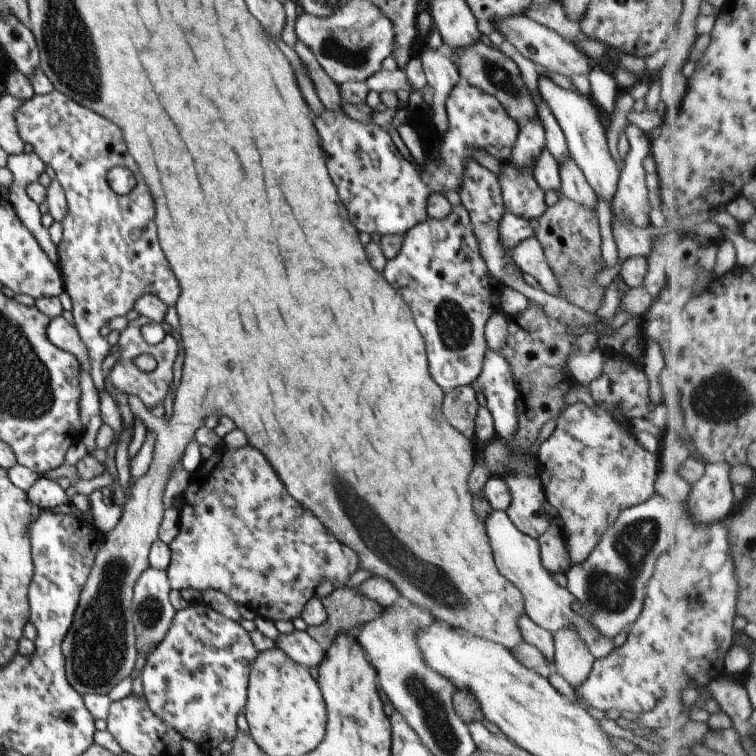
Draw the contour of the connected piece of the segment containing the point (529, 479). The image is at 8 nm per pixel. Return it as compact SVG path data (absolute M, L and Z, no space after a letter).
M520 471L510 472L503 479L512 496L507 510L510 520L522 534L538 541L550 526L548 514L544 512L547 499L539 476L526 476Z

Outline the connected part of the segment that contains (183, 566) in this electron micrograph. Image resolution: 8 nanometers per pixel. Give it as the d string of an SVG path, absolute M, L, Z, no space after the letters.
M220 443L215 452L189 475L188 487L182 493L184 506L179 511L180 532L169 544L171 550L171 561L167 568L168 582L172 589L180 591L184 588L196 588L201 593L204 590L220 590L231 598L235 603L244 604L254 611L256 616L266 618L266 620L291 620L300 617L304 607L315 597L316 587L322 580L330 581L334 589L346 587L346 584L352 574L360 569L360 558L356 552L352 552L346 544L342 544L332 532L308 510L302 508L290 494L287 488L282 484L280 476L276 474L272 464L256 450L252 444L246 444L244 448L230 450L225 443Z

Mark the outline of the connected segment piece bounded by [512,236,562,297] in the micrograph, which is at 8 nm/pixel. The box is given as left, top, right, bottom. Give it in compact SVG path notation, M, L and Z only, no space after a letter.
M530 236L522 240L514 250L512 258L516 266L526 274L534 276L540 288L544 289L549 295L562 296L554 273L547 263L542 245L535 236Z

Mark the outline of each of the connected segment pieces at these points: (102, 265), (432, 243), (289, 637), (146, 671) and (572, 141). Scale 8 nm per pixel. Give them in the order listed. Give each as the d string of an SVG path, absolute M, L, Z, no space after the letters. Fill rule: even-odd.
M56 89L45 95L32 96L18 107L14 120L22 142L31 144L33 152L38 154L46 166L54 170L65 192L68 210L62 218L62 240L57 245L59 270L63 277L63 290L66 290L72 300L74 326L80 340L88 348L88 371L99 396L100 392L106 391L105 384L108 381L102 373L102 362L113 350L106 338L100 335L100 328L108 326L108 322L116 316L124 316L134 310L136 300L142 296L157 296L167 307L176 306L180 296L180 286L159 244L157 224L154 222L154 200L148 192L148 186L144 184L138 164L132 160L132 156L128 156L120 128L111 120L84 108ZM114 166L126 166L136 176L136 186L126 196L116 194L108 184L108 172Z
M459 204L452 206L451 213L444 219L434 219L428 215L426 220L414 224L403 237L400 252L387 260L384 278L396 288L396 292L408 302L416 326L422 334L426 346L428 372L432 380L445 392L453 388L470 385L480 376L484 364L487 344L485 326L490 316L500 310L503 285L496 280L483 256L480 254L478 238L472 228L468 211Z
M293 630L291 633L279 634L274 640L276 646L287 654L294 662L306 668L318 668L324 660L325 648L322 648L307 631Z
M202 600L189 603L184 610L176 612L166 636L146 659L141 670L143 696L164 724L180 732L184 739L191 740L200 751L210 751L218 748L224 740L234 740L238 732L236 720L246 706L250 664L256 656L258 652L249 632L237 621L222 616Z
M538 68L538 90L550 107L550 112L554 114L556 122L560 125L569 154L574 158L574 162L580 166L580 170L584 173L588 184L592 186L595 195L598 198L604 198L611 205L621 172L608 150L607 129L602 125L593 103L576 90L566 90L560 88L558 84L554 84L554 81L546 76L542 68Z

